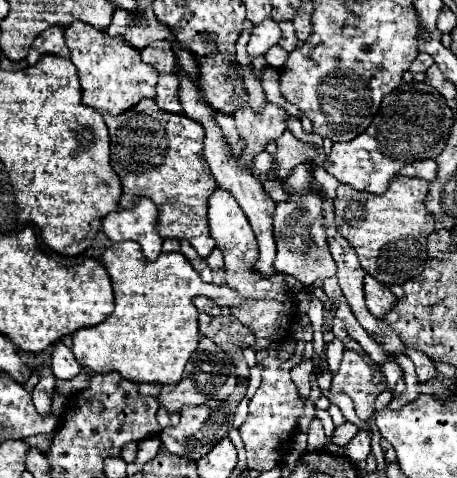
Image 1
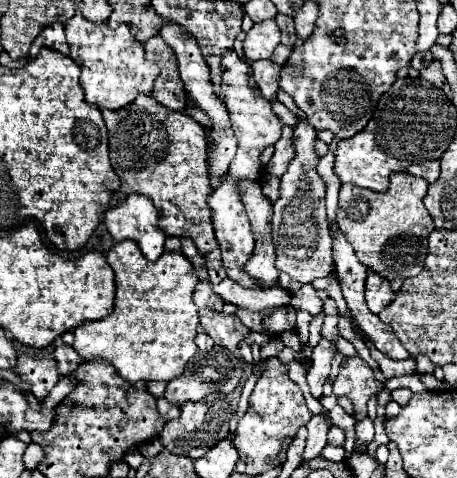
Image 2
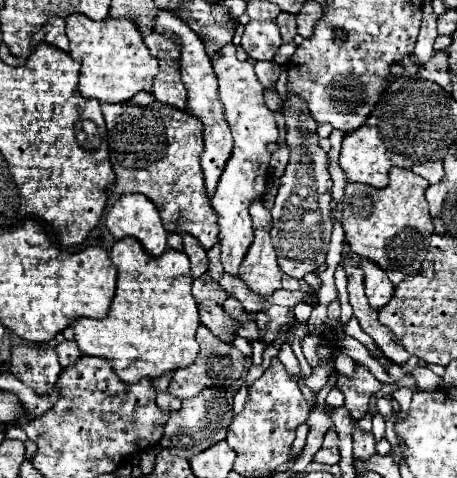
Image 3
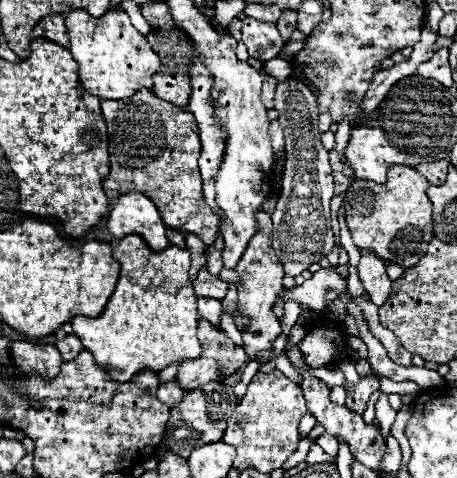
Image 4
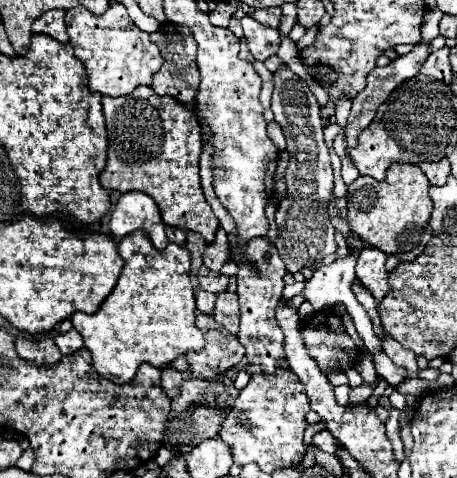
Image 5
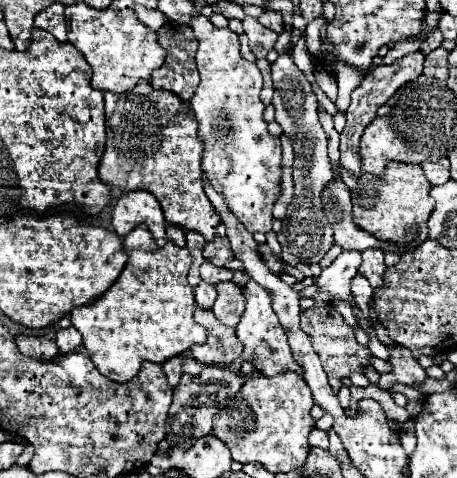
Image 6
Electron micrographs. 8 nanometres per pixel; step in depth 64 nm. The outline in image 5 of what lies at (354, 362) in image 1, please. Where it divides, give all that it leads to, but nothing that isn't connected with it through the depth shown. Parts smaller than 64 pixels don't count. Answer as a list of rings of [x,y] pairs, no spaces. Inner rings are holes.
[[[366,382],[358,388],[350,388],[350,404],[354,404],[354,406],[364,404],[370,398],[370,394],[374,392],[374,388],[376,388],[376,384],[366,384]]]

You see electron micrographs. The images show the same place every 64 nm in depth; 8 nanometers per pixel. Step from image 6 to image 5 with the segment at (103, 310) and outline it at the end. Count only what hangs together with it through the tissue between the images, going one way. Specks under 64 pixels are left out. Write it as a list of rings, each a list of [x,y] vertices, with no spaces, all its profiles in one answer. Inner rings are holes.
[[[136,230],[120,240],[118,254],[124,260],[124,268],[110,296],[96,314],[76,312],[70,322],[92,352],[96,372],[114,384],[126,384],[144,362],[164,368],[188,350],[200,352],[204,336],[194,324],[196,302],[188,280],[190,252],[186,248],[168,244],[164,250],[156,250],[150,238]]]

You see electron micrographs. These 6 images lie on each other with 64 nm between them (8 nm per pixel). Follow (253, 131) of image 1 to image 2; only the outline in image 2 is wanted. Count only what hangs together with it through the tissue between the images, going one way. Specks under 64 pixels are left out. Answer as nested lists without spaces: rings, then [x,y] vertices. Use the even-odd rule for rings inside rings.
[[[234,50],[226,52],[222,56],[222,92],[224,92],[224,104],[230,112],[230,120],[232,120],[232,128],[234,134],[238,138],[238,152],[236,158],[230,164],[230,174],[236,178],[250,178],[250,180],[260,180],[262,178],[262,164],[260,164],[260,154],[266,146],[272,146],[278,142],[280,134],[282,134],[282,122],[280,118],[272,112],[270,102],[256,94],[250,86],[248,80],[250,76],[246,74],[248,66],[236,56]]]

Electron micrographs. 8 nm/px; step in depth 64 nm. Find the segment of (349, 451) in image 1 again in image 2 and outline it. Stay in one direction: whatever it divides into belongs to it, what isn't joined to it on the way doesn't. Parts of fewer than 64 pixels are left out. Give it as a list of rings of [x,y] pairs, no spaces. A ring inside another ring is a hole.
[[[362,420],[356,422],[356,444],[354,444],[354,452],[360,454],[360,444],[370,444],[374,438],[374,426],[372,420]]]

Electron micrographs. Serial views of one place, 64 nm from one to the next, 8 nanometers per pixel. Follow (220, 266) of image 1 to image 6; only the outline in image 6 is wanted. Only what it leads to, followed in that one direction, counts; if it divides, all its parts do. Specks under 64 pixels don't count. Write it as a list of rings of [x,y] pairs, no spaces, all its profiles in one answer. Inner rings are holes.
[[[220,222],[218,228],[216,228],[216,238],[212,242],[206,242],[204,250],[202,250],[202,256],[216,264],[216,266],[226,266],[230,260],[234,260],[232,256],[232,250],[230,250],[230,244],[228,244],[228,236],[226,236],[226,228],[224,224]]]

